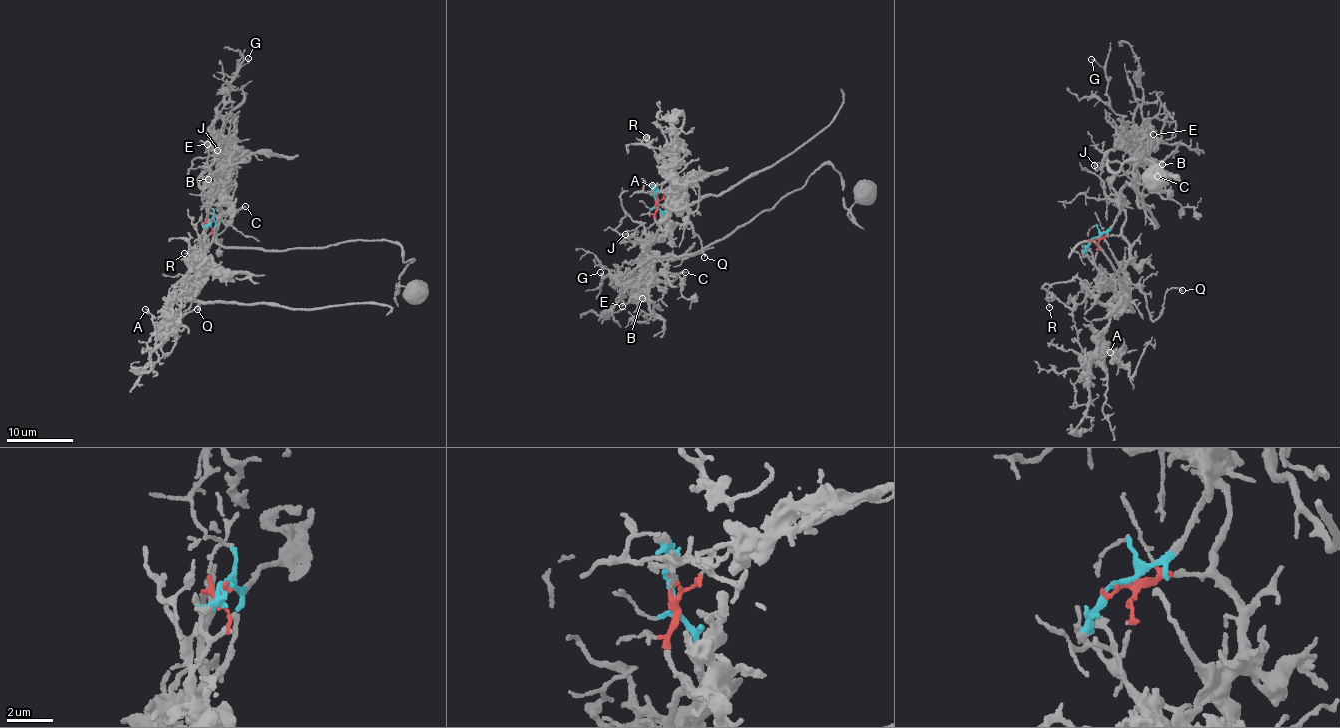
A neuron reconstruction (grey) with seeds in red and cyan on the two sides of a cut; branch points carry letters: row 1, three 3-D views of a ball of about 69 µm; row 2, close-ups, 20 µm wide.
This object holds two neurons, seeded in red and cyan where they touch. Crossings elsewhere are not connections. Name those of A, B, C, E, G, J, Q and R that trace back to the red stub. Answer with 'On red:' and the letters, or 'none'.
On red: A, Q, R

